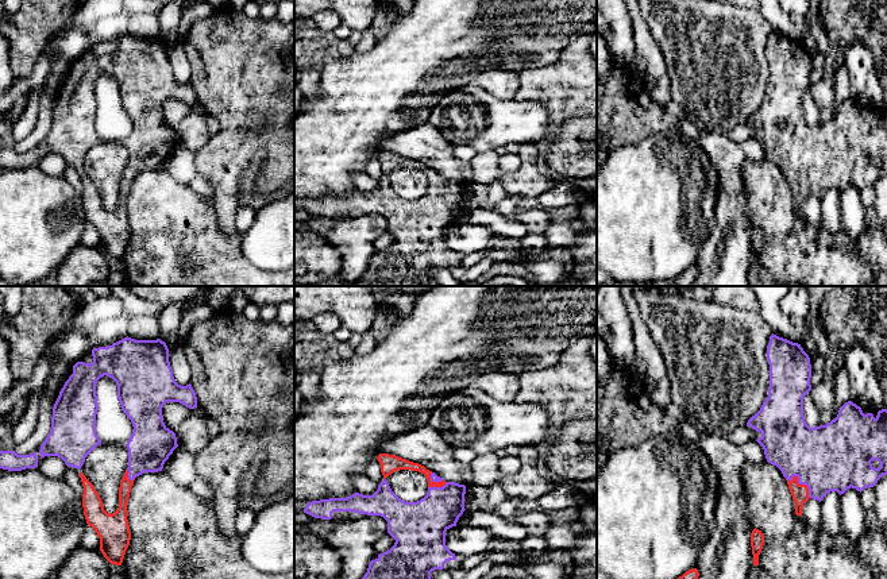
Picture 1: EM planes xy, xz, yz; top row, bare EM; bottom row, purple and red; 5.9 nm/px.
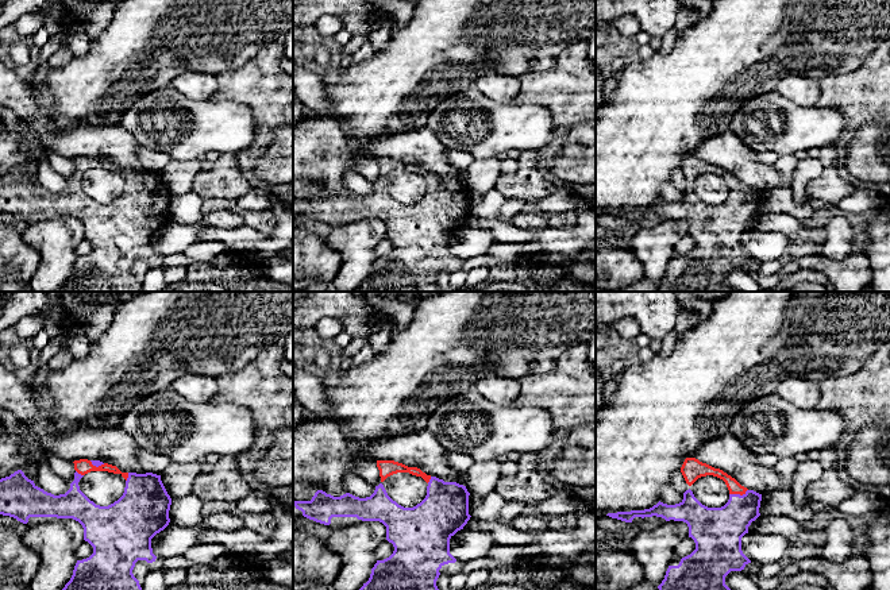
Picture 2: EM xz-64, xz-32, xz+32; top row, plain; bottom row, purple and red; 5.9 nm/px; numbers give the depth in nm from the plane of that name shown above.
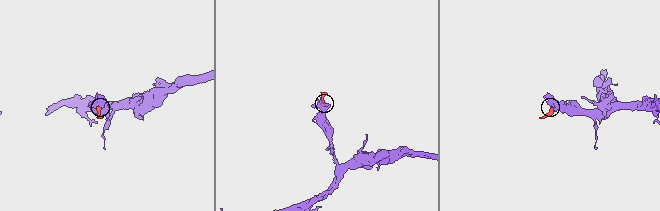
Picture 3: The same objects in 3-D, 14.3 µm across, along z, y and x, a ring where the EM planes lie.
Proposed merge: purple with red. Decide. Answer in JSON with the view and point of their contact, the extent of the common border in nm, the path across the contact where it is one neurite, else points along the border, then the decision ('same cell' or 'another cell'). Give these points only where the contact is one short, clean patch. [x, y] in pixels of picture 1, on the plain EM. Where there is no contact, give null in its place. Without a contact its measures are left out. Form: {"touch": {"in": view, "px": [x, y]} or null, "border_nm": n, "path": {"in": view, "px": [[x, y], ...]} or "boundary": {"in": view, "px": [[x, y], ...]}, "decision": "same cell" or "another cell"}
{"touch": {"in": "yz", "px": [801, 181]}, "border_nm": 190, "decision": "same cell"}

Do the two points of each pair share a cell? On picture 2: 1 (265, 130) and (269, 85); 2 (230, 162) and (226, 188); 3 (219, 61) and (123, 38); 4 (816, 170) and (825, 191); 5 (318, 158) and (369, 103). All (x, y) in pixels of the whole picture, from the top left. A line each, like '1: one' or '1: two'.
1: one
2: one
3: one
4: two
5: one

